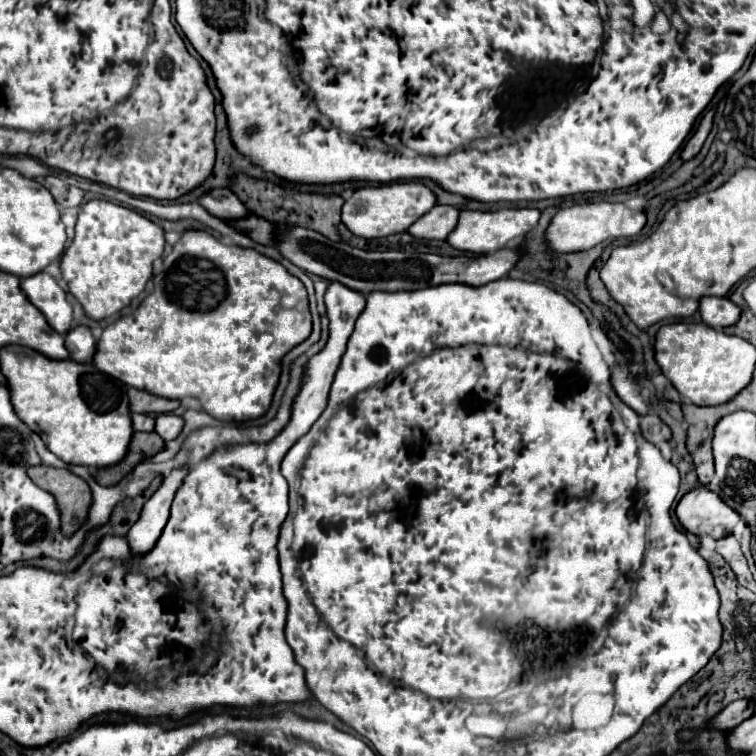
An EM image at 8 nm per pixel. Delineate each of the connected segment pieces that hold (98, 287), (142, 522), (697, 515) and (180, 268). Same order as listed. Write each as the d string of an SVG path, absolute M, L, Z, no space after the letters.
M106 200L82 206L72 246L64 252L60 268L70 294L78 298L86 314L104 320L126 308L152 276L152 264L164 252L164 230L142 214Z
M186 468L172 470L172 474L162 482L158 492L142 508L138 522L126 534L126 542L130 546L132 556L142 556L142 554L150 552L154 548L154 544L158 542L162 528L166 526L168 516L170 516L172 498L176 494L178 486L182 484L184 476L186 476Z
M706 488L690 490L678 502L676 516L688 532L714 540L724 538L740 522L740 514Z
M190 230L184 232L182 238L174 244L174 250L170 256L164 258L164 266L162 272L158 276L154 276L154 292L150 296L146 296L142 300L142 304L138 306L138 310L126 318L118 318L114 324L110 324L104 332L102 338L98 340L98 352L94 354L94 364L104 372L114 376L116 380L124 382L126 386L132 388L142 388L146 392L154 392L162 398L186 398L192 396L200 402L202 410L208 412L210 416L214 416L216 420L222 422L248 422L254 418L260 418L268 412L270 404L272 404L272 396L274 390L280 382L280 372L282 372L282 358L300 342L304 342L310 334L312 334L312 316L310 316L310 308L308 308L308 296L306 296L306 288L304 284L292 276L280 262L274 262L272 258L262 256L260 252L252 250L252 248L242 248L242 246L226 246L220 240L216 240L212 234L208 232L200 232L200 230Z

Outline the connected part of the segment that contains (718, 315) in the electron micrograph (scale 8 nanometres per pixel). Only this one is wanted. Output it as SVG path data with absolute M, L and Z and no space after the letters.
M706 296L700 300L700 316L702 322L714 330L722 330L740 320L740 308L728 298Z

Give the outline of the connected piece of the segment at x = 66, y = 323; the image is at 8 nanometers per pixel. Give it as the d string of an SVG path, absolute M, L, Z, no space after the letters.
M40 272L34 278L24 278L22 290L28 296L28 300L42 310L48 324L56 332L68 334L74 320L74 308L68 302L66 292L58 286L58 282L50 274Z

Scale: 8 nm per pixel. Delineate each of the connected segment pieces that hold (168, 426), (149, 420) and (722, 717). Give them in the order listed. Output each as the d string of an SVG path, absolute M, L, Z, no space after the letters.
M162 414L162 416L156 416L156 432L168 442L168 440L174 440L180 436L184 428L184 420L176 414Z
M132 414L132 424L136 432L154 432L154 416L150 414Z
M750 698L736 700L728 708L724 708L724 712L716 716L716 720L712 720L712 726L720 728L720 730L732 730L740 722L744 722L746 718L750 718L752 714L754 714L754 704L752 704Z

